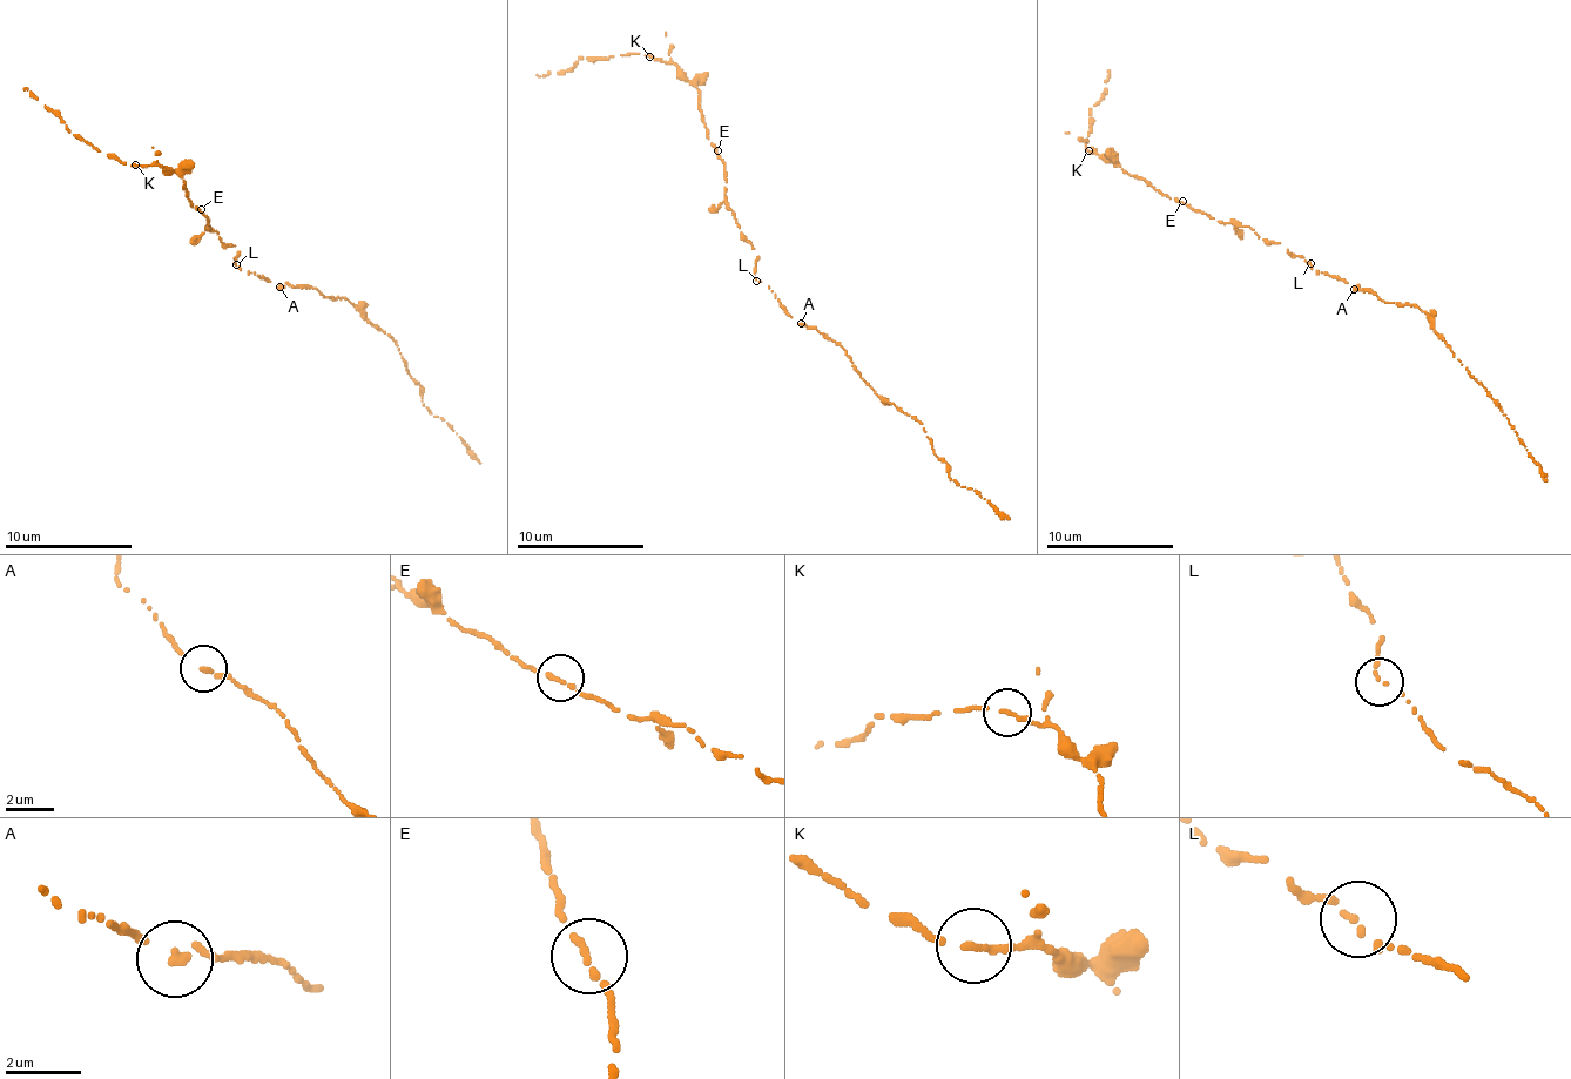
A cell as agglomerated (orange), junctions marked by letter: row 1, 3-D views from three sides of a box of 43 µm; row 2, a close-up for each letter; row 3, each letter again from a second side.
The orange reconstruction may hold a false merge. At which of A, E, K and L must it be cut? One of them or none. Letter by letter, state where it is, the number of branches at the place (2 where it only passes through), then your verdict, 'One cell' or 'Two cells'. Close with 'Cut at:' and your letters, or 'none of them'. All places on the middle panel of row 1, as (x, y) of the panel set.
A: Place: (801, 323). Branches: 2. One cell
E: Place: (717, 150). Branches: 2. One cell
K: Place: (649, 56). Branches: 2. One cell
L: Place: (756, 281). Branches: 2. One cell
Cut at: none of them

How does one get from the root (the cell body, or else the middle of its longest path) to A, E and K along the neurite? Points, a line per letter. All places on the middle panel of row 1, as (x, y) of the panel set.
A: (756, 277), (802, 323)
E: (756, 277), (753, 244), (740, 231), (727, 206), (723, 160), (717, 150)
K: (756, 277), (753, 244), (740, 231), (727, 206), (723, 160), (707, 137), (700, 92), (672, 62), (649, 56)

